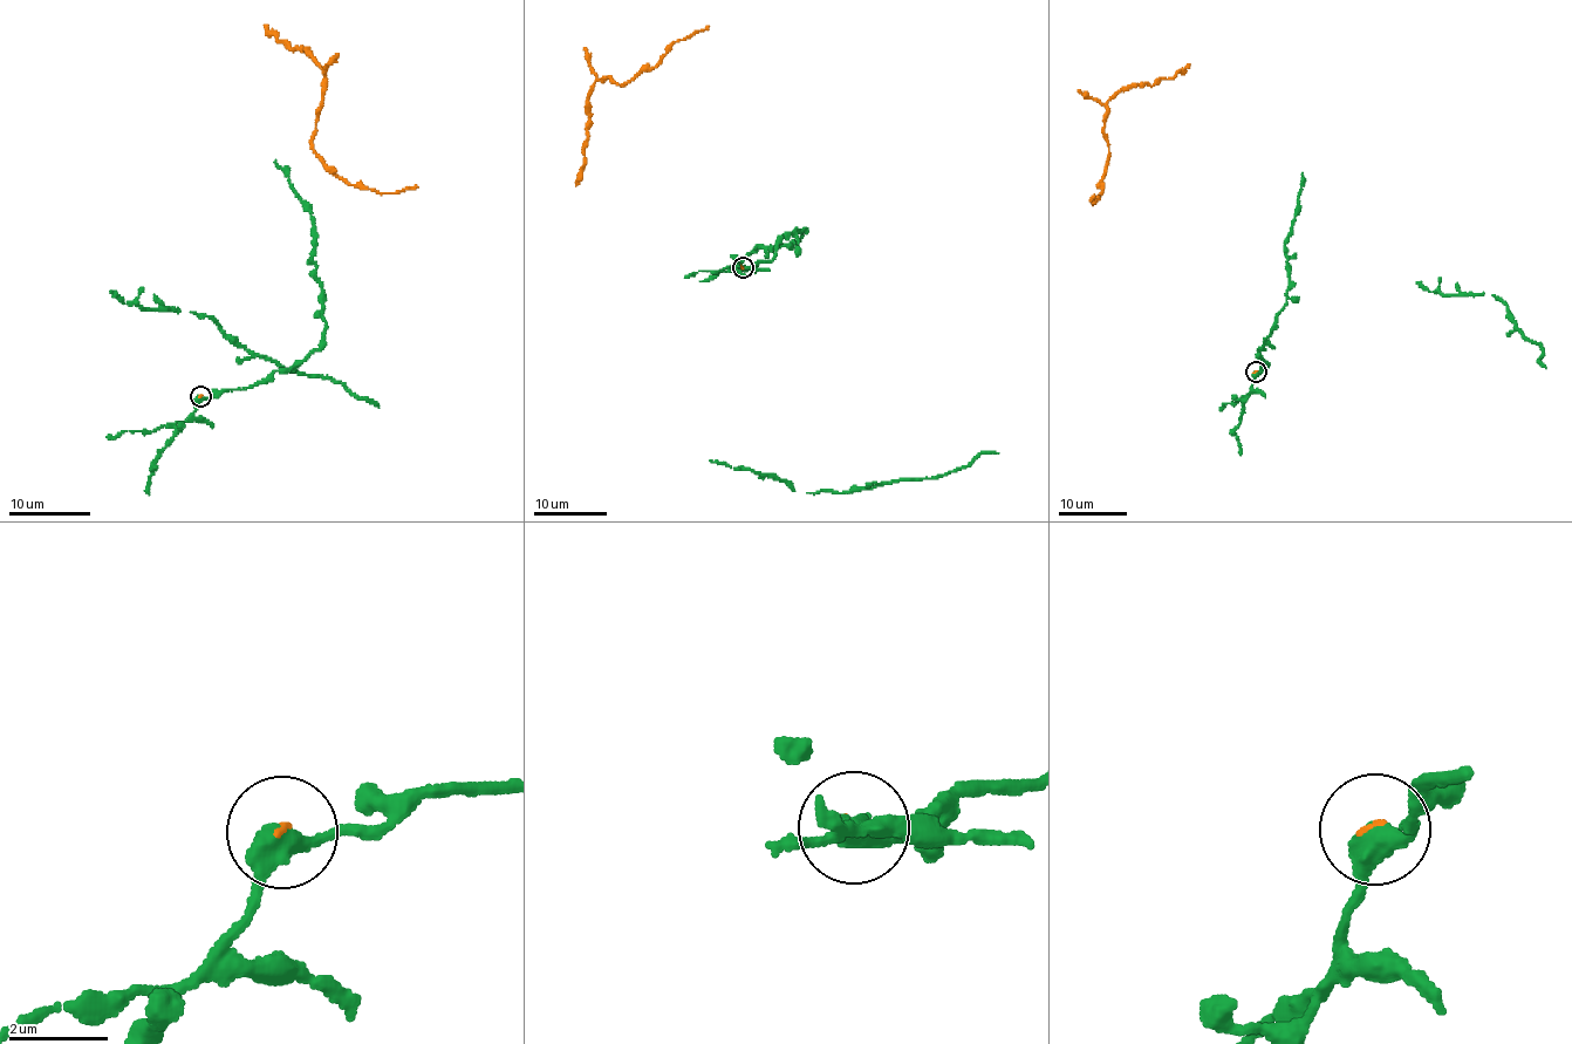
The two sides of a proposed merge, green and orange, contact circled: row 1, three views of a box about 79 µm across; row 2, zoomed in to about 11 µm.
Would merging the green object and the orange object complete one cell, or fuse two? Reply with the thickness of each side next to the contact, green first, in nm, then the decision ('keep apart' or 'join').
460 nm thick on the green side, 90 nm on the other; keep apart

